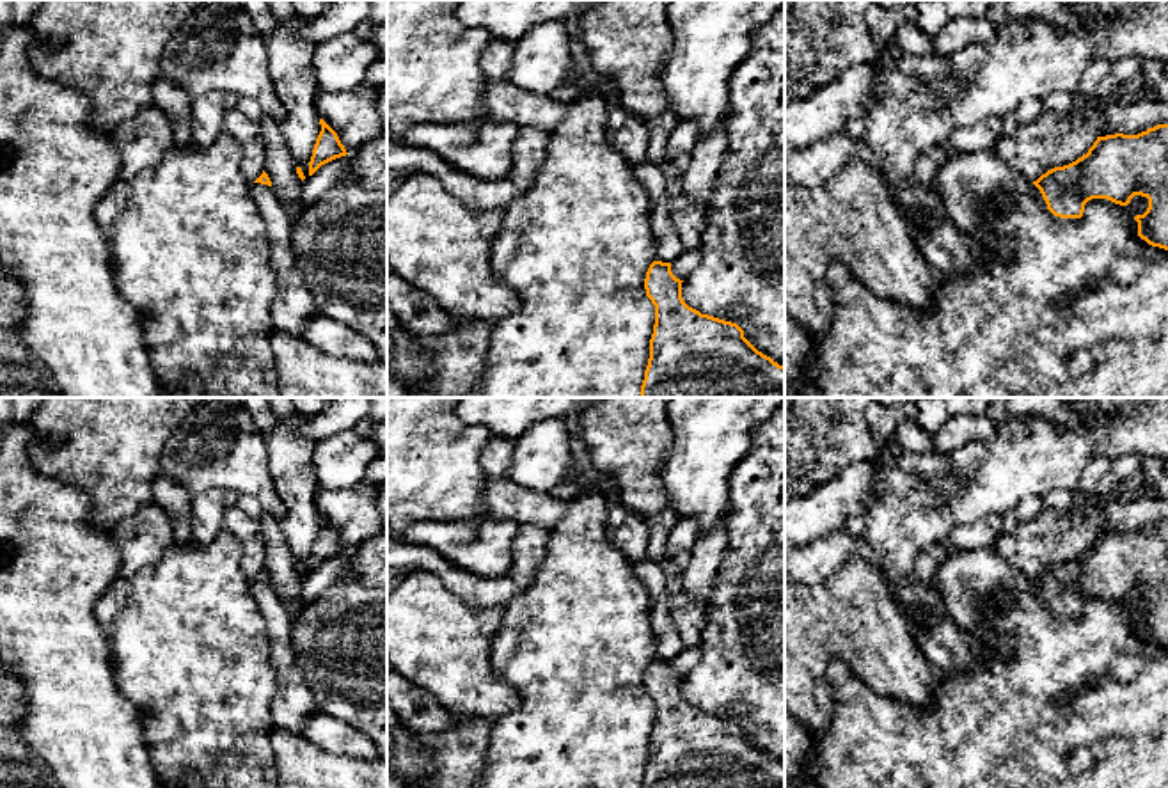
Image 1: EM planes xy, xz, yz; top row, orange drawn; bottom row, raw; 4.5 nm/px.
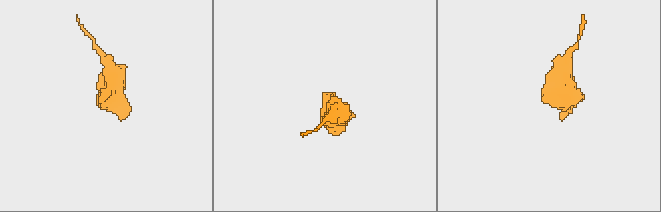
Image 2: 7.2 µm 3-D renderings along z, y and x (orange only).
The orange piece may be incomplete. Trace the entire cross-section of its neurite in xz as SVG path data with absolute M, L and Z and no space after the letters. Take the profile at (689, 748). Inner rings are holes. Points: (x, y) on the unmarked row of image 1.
M653 658L646 694L655 703L641 788L785 788L785 763L758 749L744 728L689 705L671 660Z

